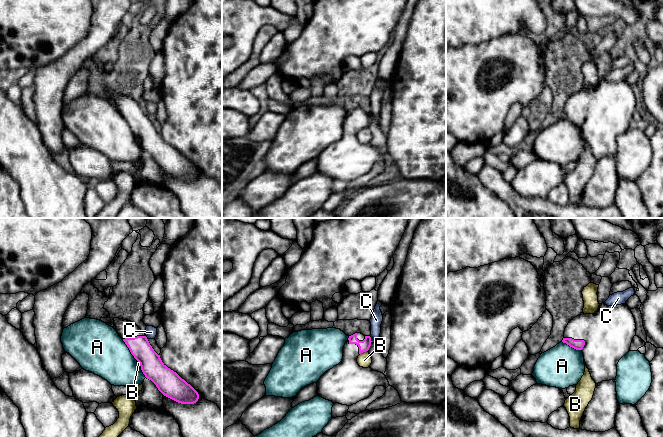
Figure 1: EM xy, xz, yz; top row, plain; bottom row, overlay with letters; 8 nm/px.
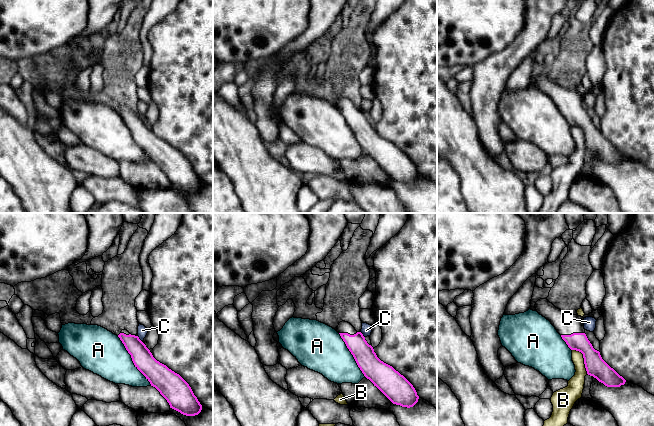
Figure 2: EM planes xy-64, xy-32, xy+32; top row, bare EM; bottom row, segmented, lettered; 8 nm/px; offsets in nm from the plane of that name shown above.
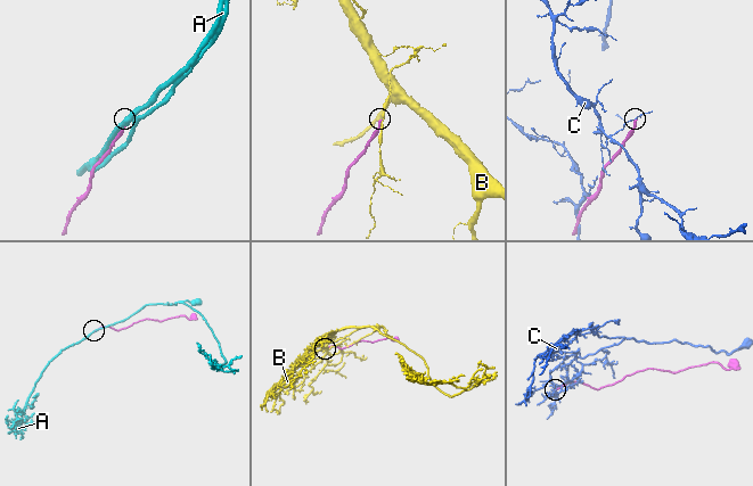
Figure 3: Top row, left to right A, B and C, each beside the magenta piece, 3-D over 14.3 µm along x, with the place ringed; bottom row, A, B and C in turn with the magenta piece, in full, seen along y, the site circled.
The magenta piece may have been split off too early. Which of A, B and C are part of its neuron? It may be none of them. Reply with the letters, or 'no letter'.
no letter

